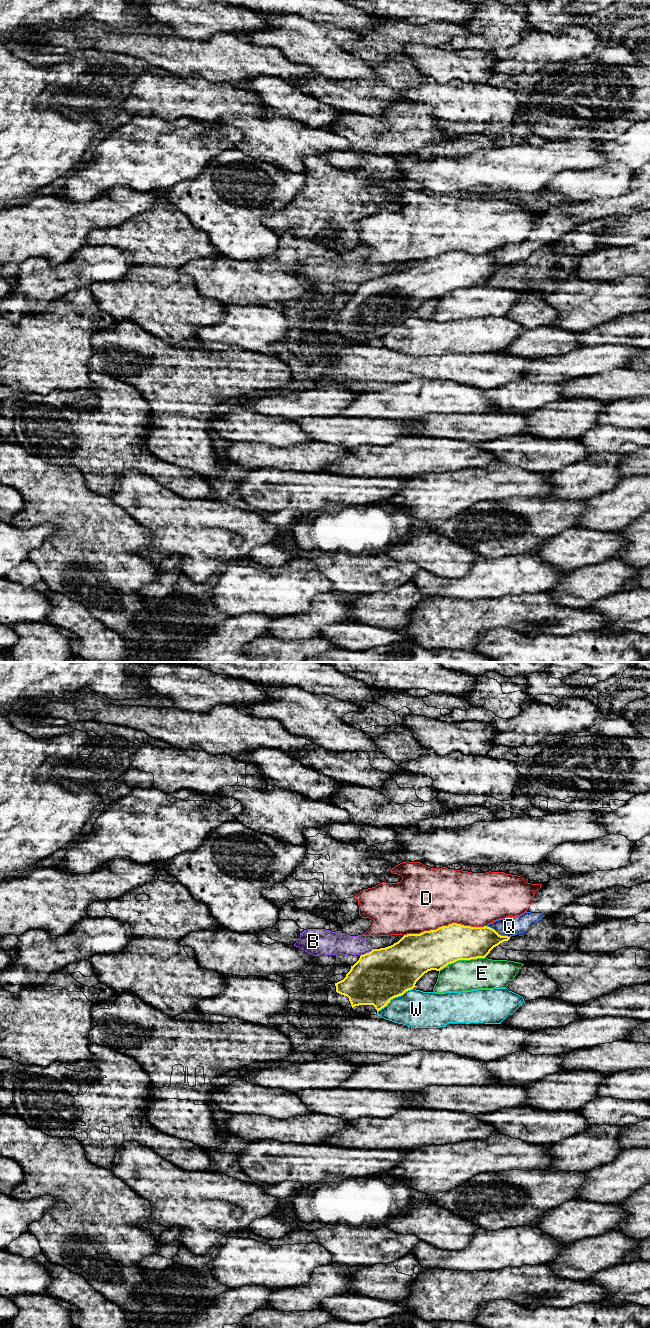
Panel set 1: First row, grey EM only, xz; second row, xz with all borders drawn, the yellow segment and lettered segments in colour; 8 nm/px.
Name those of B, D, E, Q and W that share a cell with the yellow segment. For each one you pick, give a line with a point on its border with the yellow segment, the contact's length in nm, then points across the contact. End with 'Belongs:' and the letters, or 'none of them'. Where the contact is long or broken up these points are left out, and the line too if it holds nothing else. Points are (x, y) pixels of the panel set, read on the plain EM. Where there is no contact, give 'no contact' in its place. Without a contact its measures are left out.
Belongs: none of them

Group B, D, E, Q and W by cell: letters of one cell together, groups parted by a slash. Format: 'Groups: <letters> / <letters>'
Groups: B / D / E / Q / W

